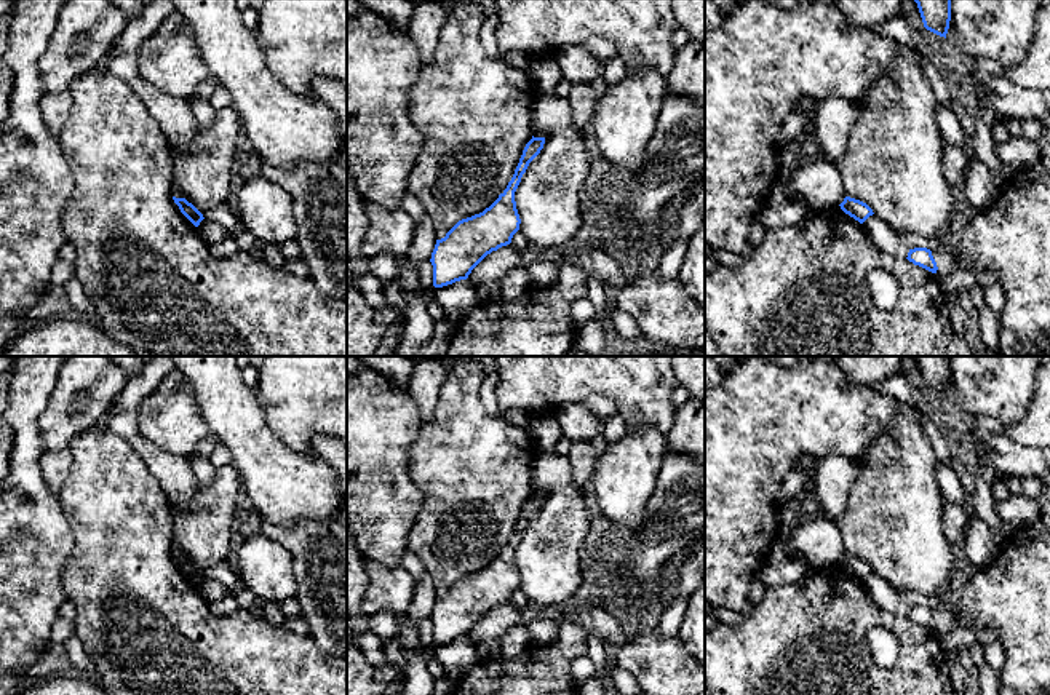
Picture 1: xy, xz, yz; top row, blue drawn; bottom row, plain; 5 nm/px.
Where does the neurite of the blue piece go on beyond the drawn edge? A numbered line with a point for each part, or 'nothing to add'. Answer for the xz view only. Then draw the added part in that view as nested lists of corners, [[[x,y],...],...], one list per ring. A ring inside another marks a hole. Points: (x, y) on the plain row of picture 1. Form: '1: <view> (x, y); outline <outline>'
nothing to add

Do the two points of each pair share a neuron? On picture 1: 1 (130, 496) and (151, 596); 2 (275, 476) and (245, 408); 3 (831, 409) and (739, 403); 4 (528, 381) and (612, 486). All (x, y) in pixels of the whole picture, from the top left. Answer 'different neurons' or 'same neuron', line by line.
1: same neuron
2: same neuron
3: same neuron
4: different neurons

